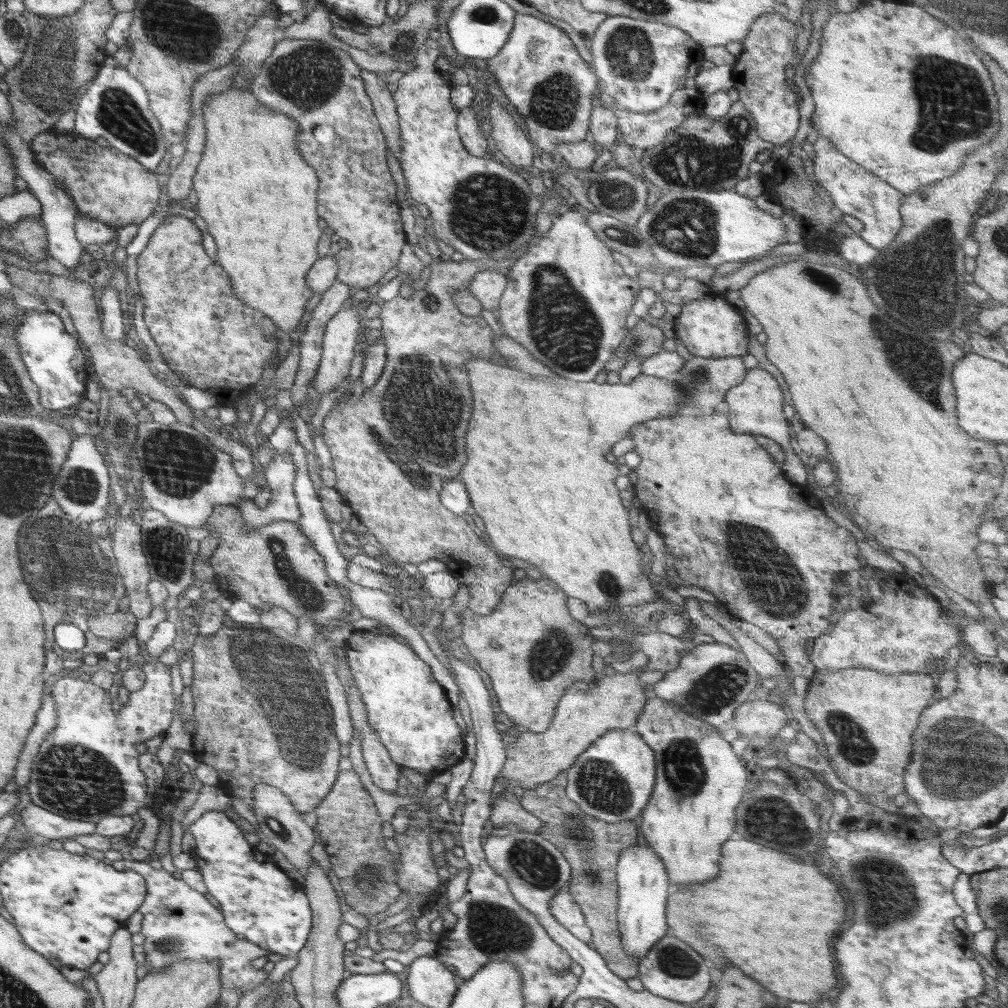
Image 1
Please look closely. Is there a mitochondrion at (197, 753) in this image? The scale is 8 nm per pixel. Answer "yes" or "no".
no

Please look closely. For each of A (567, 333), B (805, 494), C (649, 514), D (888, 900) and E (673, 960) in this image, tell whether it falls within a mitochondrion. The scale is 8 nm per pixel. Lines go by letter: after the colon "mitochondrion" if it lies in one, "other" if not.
A: mitochondrion
B: other
C: other
D: mitochondrion
E: mitochondrion

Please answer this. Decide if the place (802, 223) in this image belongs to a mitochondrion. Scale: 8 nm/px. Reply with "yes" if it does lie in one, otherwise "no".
no

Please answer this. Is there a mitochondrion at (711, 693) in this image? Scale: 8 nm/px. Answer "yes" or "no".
yes

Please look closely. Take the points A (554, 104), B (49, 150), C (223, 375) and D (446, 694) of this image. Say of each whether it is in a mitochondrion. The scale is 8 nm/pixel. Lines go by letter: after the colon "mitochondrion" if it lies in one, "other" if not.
A: mitochondrion
B: other
C: other
D: other

